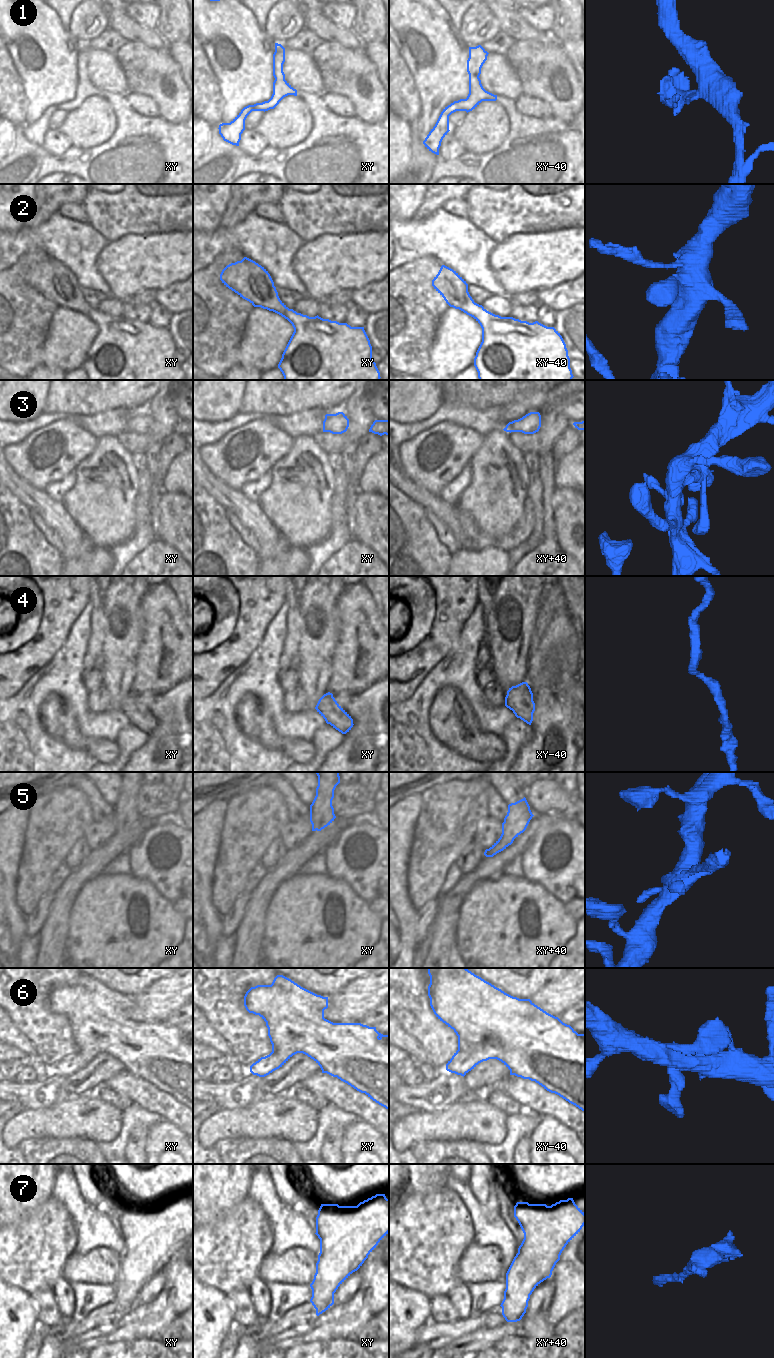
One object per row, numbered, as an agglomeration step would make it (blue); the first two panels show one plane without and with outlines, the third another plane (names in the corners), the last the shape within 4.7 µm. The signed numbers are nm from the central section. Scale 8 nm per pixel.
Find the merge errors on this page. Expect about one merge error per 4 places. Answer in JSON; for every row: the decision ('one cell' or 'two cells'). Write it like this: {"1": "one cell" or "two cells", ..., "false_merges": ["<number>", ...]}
{"1": "one cell", "2": "one cell", "3": "one cell", "4": "one cell", "5": "two cells", "6": "one cell", "7": "one cell", "false_merges": ["5"]}

